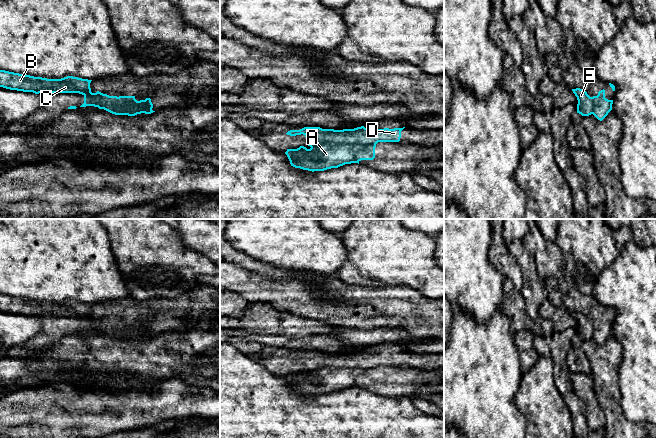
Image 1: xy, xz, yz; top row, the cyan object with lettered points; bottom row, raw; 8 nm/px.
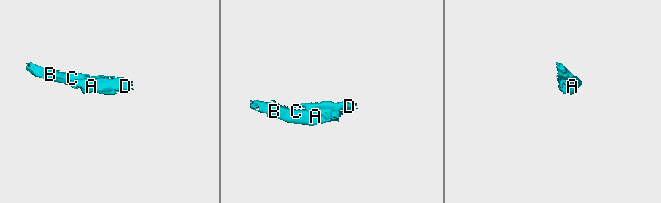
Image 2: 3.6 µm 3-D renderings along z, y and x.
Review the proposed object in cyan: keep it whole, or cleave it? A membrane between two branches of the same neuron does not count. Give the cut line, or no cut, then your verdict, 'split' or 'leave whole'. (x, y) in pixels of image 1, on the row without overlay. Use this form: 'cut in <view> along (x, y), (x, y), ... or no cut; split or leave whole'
cut in xz along (375, 367), (323, 367), (311, 371); split

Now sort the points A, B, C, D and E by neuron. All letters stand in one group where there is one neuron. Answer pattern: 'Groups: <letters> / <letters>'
Groups: A B C / D E

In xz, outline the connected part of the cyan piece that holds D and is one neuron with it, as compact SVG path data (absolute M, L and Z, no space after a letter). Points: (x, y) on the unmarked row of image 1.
M364 350L354 353L322 353L320 351L304 351L300 354L290 354L286 358L296 360L303 358L307 362L307 369L322 370L330 367L346 368L377 368L378 366L399 366L403 352L384 352L368 354Z

